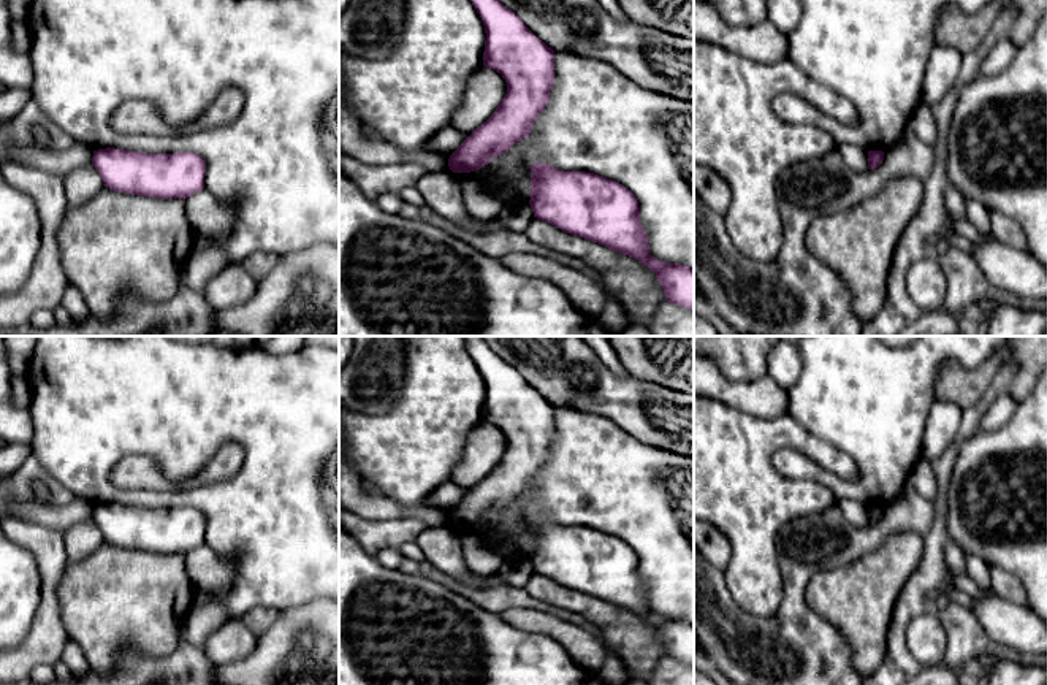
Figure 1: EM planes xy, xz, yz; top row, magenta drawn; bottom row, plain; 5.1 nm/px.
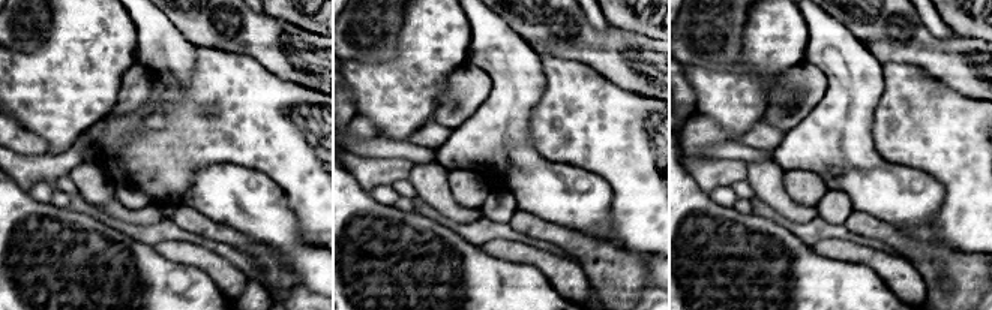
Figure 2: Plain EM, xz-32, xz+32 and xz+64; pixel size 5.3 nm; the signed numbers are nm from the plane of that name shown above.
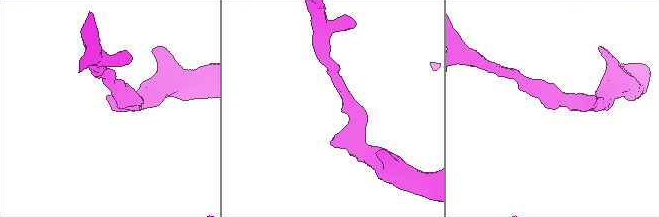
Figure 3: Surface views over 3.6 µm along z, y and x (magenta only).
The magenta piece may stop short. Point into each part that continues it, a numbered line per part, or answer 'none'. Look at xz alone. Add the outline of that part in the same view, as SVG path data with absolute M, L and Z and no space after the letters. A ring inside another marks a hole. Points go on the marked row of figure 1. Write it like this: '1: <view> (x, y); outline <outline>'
none

